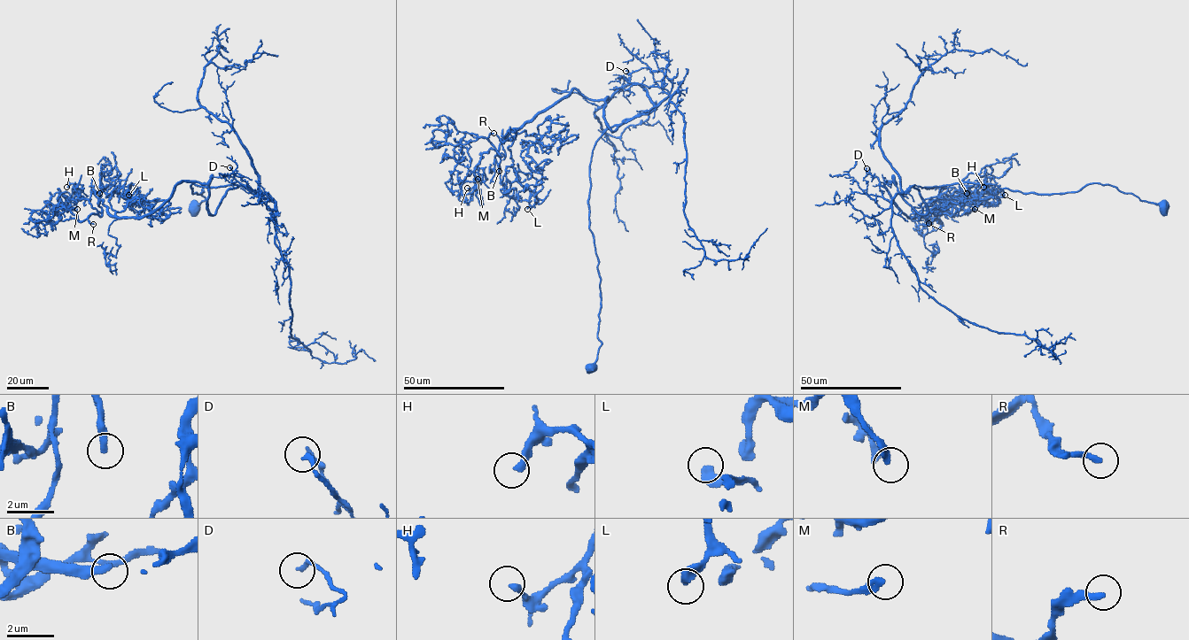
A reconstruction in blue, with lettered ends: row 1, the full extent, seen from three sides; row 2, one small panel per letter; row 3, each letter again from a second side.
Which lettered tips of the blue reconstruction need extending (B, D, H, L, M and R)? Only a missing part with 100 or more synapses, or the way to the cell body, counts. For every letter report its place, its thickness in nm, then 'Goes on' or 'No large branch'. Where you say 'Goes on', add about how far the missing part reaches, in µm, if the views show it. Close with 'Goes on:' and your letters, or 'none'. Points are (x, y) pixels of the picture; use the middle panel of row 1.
B: Place: (499, 171). Thickness 360 nm. Goes on. Missing length about 60 µm
D: Place: (625, 71). Thickness 190 nm. No large branch
H: Place: (467, 188). Thickness 280 nm. No large branch
L: Place: (527, 209). Thickness 320 nm. No large branch
M: Place: (477, 179). Thickness 280 nm. No large branch
R: Place: (493, 133). Thickness 260 nm. Goes on. Missing length about 50 µm
Goes on: B, R

